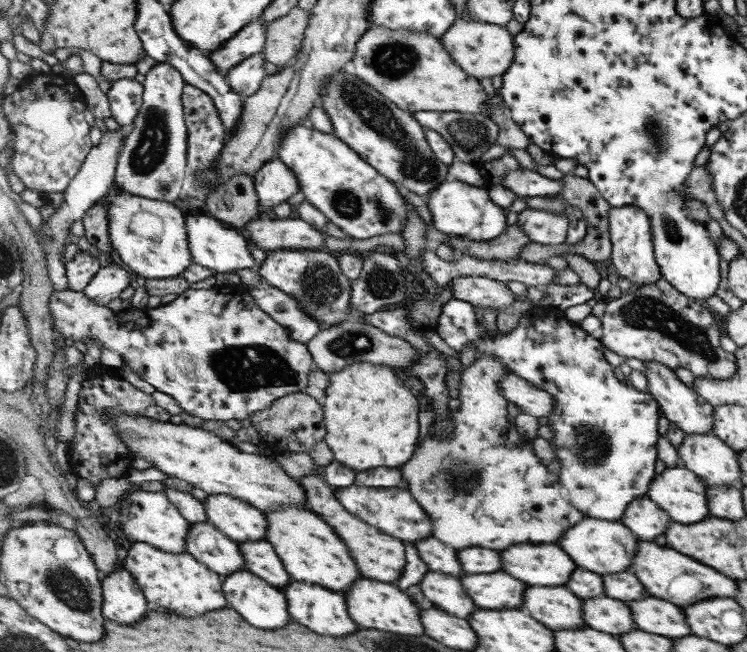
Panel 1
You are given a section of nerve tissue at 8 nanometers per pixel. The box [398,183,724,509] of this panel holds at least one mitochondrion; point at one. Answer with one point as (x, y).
(644, 312)

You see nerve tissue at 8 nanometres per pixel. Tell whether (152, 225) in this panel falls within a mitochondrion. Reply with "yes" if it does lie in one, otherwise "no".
no

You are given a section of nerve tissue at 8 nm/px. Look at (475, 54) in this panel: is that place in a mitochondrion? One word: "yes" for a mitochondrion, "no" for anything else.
no

